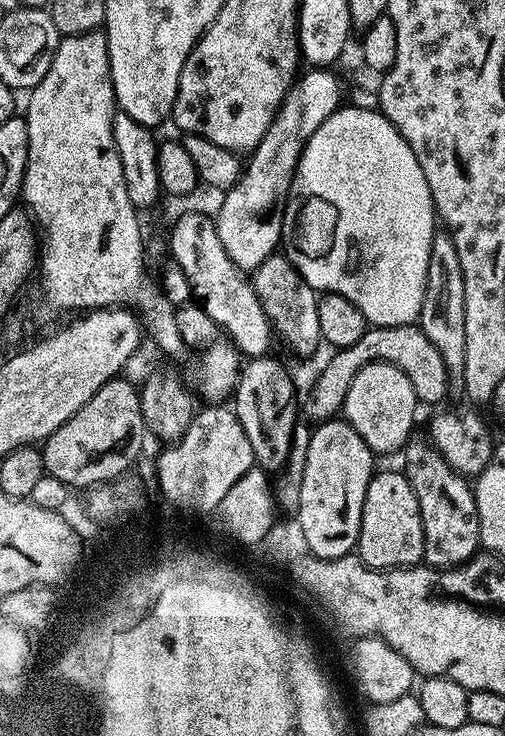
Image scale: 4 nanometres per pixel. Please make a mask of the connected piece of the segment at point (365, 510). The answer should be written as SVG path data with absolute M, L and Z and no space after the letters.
M403 471L380 472L368 483L362 506L358 559L368 568L406 568L424 560L424 531L418 498Z

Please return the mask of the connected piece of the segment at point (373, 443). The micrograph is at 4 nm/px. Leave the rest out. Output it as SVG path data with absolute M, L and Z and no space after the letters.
M367 364L354 378L344 399L342 416L374 454L399 453L408 443L418 401L406 374L389 364Z

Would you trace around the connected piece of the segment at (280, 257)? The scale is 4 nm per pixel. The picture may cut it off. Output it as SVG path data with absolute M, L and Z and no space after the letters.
M273 254L254 269L250 283L256 291L256 297L264 317L268 320L271 331L276 332L288 343L288 348L296 356L312 356L316 347L321 347L320 331L318 330L318 293L310 287L296 272L296 268L283 254Z

